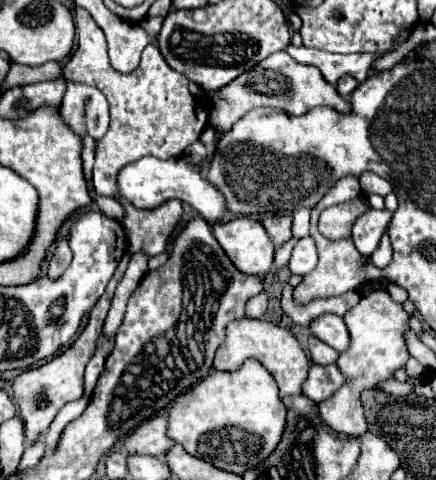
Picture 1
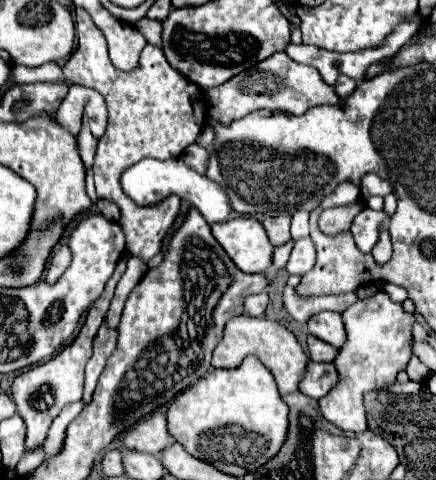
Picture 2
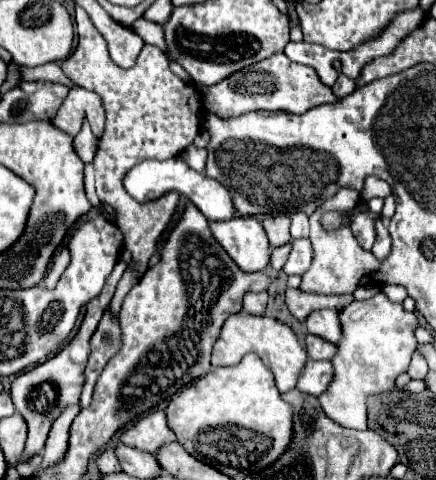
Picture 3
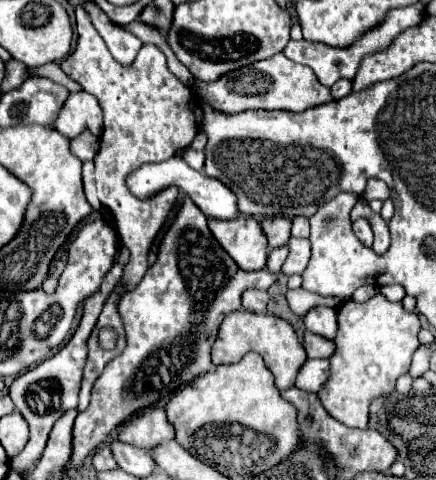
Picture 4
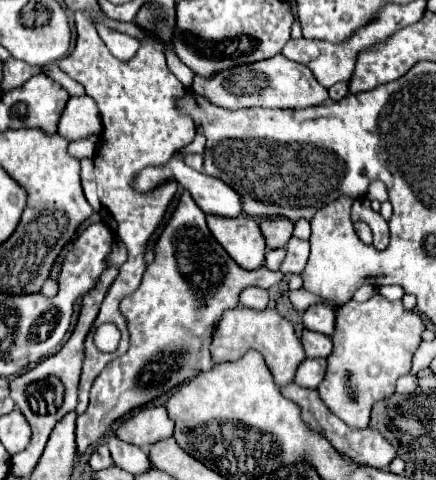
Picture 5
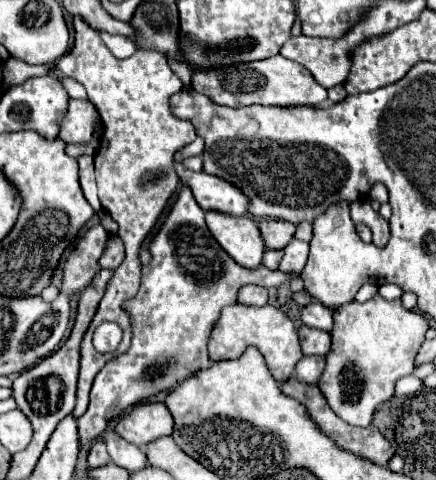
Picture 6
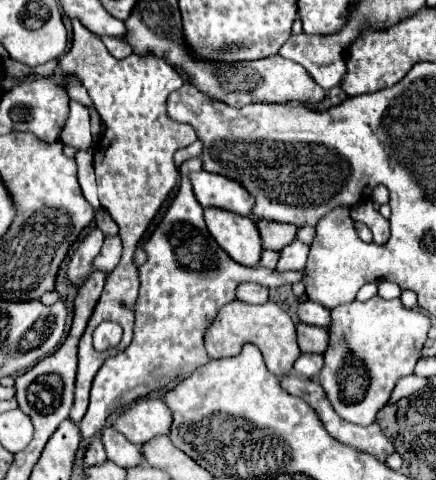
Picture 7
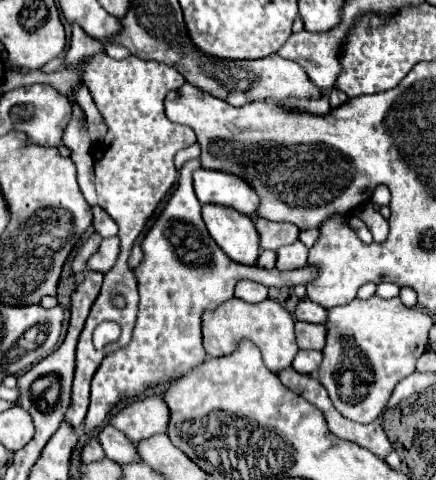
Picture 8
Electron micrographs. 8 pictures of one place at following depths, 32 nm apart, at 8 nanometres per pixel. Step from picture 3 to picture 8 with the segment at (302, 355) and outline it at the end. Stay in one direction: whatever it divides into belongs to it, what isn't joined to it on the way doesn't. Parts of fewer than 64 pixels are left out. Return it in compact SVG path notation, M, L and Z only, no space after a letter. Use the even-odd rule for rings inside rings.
M234 296L234 300L226 300L224 304L216 306L212 312L204 312L202 338L204 338L204 348L210 358L232 354L236 348L236 342L240 338L248 338L260 348L264 364L272 372L288 368L292 364L292 358L298 352L298 344L294 338L294 320L288 314L288 310L284 310L272 298L266 298L260 304L248 304Z

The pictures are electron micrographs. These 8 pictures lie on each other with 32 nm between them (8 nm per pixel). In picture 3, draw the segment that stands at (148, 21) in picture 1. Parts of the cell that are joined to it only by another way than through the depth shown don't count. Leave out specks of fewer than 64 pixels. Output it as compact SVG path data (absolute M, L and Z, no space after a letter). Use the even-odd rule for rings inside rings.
M136 20L132 26L130 26L146 44L154 44L158 46L164 54L167 54L167 45L164 44L164 30L158 26L158 24L152 24L152 22L146 22L146 20Z

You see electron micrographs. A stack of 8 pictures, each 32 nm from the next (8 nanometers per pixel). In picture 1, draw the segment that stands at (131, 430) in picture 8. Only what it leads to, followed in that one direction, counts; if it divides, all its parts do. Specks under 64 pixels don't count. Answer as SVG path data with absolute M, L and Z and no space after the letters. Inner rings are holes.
M162 414L150 416L142 424L138 424L128 436L124 438L124 446L130 454L152 454L164 456L174 442L166 436L166 418Z

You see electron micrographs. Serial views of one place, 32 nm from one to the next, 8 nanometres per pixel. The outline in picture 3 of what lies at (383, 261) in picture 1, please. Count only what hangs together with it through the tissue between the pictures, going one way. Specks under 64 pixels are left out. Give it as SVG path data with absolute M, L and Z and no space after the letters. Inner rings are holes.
M376 218L376 244L372 246L372 254L376 258L386 258L390 252L390 234L384 226L382 218Z

